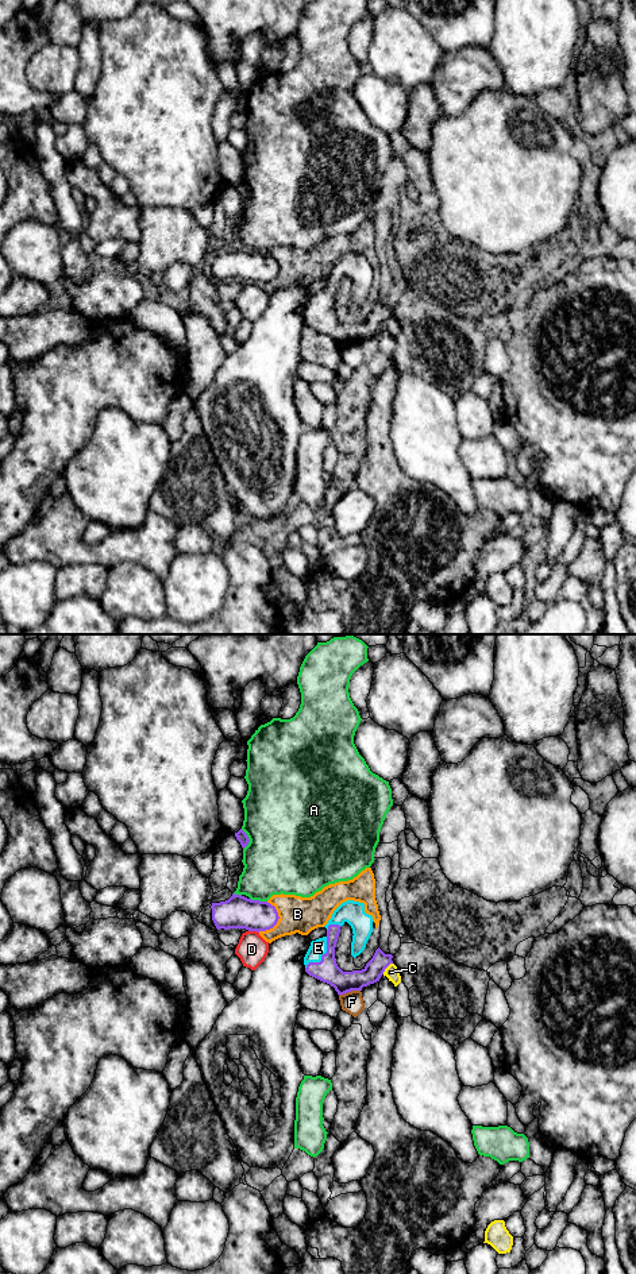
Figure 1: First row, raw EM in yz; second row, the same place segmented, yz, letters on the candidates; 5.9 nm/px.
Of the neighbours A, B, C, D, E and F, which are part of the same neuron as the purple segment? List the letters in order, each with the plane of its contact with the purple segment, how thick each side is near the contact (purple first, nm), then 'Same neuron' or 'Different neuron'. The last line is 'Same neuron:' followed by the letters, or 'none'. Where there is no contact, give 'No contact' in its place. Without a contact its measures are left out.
A: Touches purple in yz. Thickness 70 nm (purple) against 500 nm. Different neuron
B: Touches purple in yz. Thickness 190 nm (purple) against 220 nm. Different neuron
C: Touches purple in yz. Thickness 120 nm (purple) against 80 nm. Different neuron
D: Touches purple in yz. Thickness 190 nm (purple) against 180 nm. Different neuron
E: Touches purple in yz. Thickness 140 nm (purple) against 100 nm. Same neuron
F: Touches purple in yz. Thickness 140 nm (purple) against 130 nm. Different neuron
Same neuron: E

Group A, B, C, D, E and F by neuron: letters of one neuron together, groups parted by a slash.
A / B / C / D / E / F

